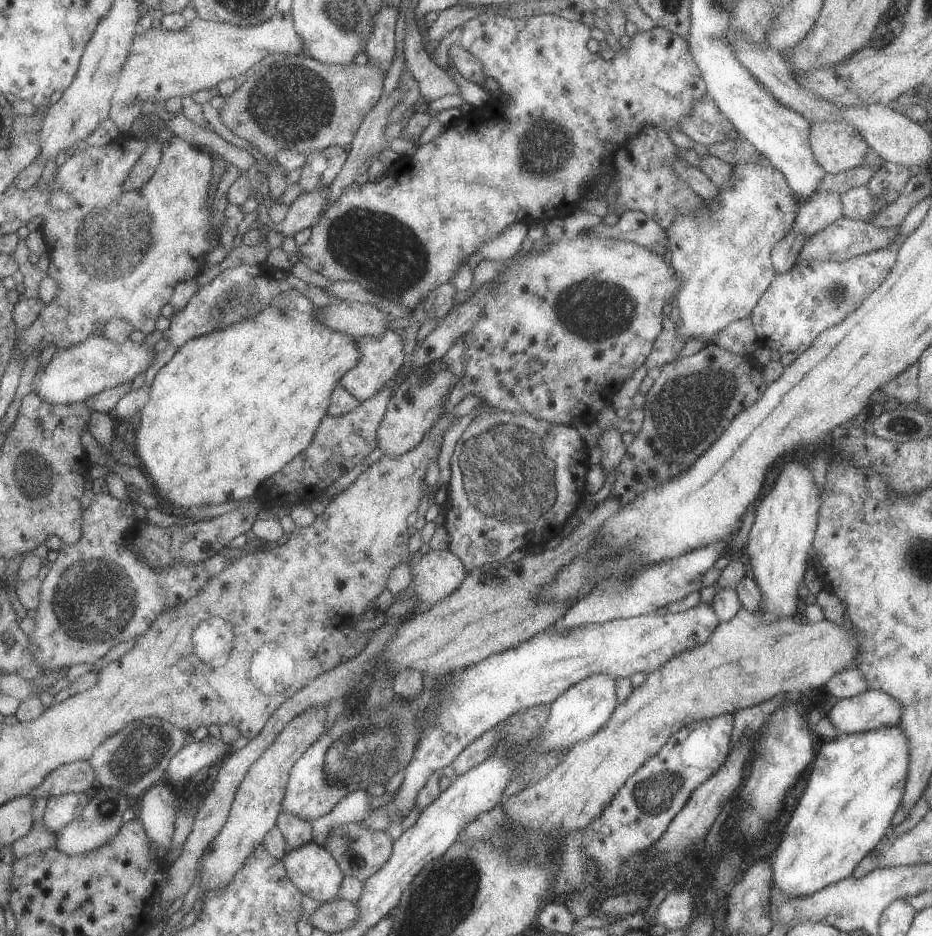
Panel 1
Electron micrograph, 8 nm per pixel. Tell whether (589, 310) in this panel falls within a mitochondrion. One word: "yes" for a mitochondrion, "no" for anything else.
yes

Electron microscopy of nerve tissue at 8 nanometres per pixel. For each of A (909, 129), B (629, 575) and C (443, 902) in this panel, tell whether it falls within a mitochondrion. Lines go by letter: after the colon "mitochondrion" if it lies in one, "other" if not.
A: other
B: other
C: mitochondrion

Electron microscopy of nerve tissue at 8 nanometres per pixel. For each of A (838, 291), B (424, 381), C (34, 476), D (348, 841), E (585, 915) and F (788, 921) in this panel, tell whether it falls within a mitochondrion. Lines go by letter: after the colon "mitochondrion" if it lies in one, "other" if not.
A: mitochondrion
B: mitochondrion
C: mitochondrion
D: mitochondrion
E: other
F: other

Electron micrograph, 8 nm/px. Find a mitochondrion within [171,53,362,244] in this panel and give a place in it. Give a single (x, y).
(290, 106)

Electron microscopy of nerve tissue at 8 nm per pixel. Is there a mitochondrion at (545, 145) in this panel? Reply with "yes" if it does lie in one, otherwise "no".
yes

